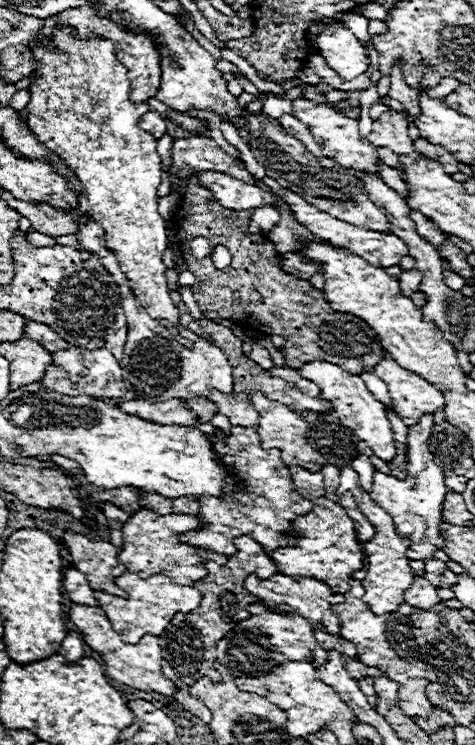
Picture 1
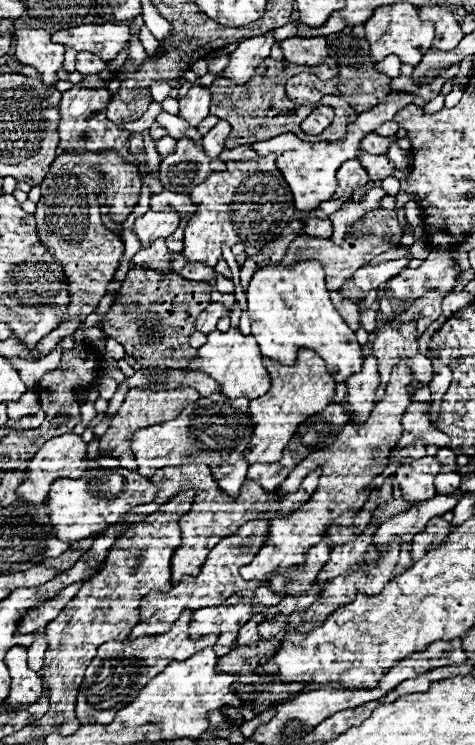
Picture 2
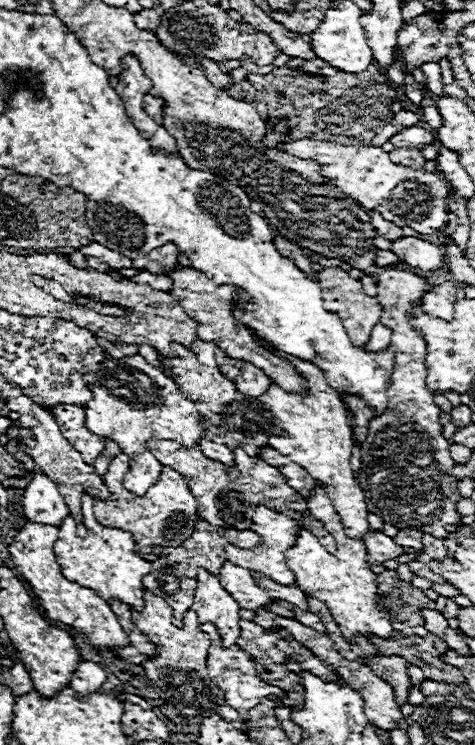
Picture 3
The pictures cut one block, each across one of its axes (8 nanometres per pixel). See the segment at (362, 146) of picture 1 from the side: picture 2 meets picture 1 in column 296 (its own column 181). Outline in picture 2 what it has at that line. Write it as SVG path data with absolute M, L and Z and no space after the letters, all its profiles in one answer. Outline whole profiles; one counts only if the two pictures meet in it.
M194 84L190 88L190 92L178 100L180 104L180 112L178 116L184 118L190 126L198 126L206 116L208 116L208 106L210 106L212 94L208 88L202 88L198 84Z

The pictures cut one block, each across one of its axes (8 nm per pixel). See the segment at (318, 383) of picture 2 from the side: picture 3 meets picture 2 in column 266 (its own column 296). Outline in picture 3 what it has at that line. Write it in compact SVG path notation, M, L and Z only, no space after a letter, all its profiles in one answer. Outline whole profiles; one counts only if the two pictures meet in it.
M276 352L276 356L284 356L284 360L288 360L304 376L310 390L308 394L294 394L278 388L278 384L272 384L264 396L258 396L264 408L274 416L274 426L280 428L280 434L268 436L268 444L280 454L288 456L292 462L306 468L318 484L324 484L326 496L332 500L332 506L340 514L348 536L364 536L368 532L368 510L360 484L350 468L354 440L352 428L348 426L348 410L340 400L340 394L326 384L320 368L284 352Z

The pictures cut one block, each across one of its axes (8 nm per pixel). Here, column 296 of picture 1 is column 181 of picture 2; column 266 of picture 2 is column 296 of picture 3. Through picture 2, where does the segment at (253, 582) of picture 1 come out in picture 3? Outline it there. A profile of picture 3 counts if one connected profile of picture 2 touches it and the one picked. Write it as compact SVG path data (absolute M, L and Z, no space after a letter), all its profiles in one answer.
M258 506L256 508L256 514L252 518L252 530L260 536L260 544L256 548L234 548L234 546L228 546L226 548L226 560L234 562L234 564L240 564L242 568L248 568L248 570L256 570L256 572L262 572L264 576L268 576L270 580L276 580L278 584L284 584L284 586L290 586L294 584L294 574L292 570L286 566L286 558L284 558L284 552L296 542L296 536L298 536L298 520L292 520L276 510L270 510L266 506Z

